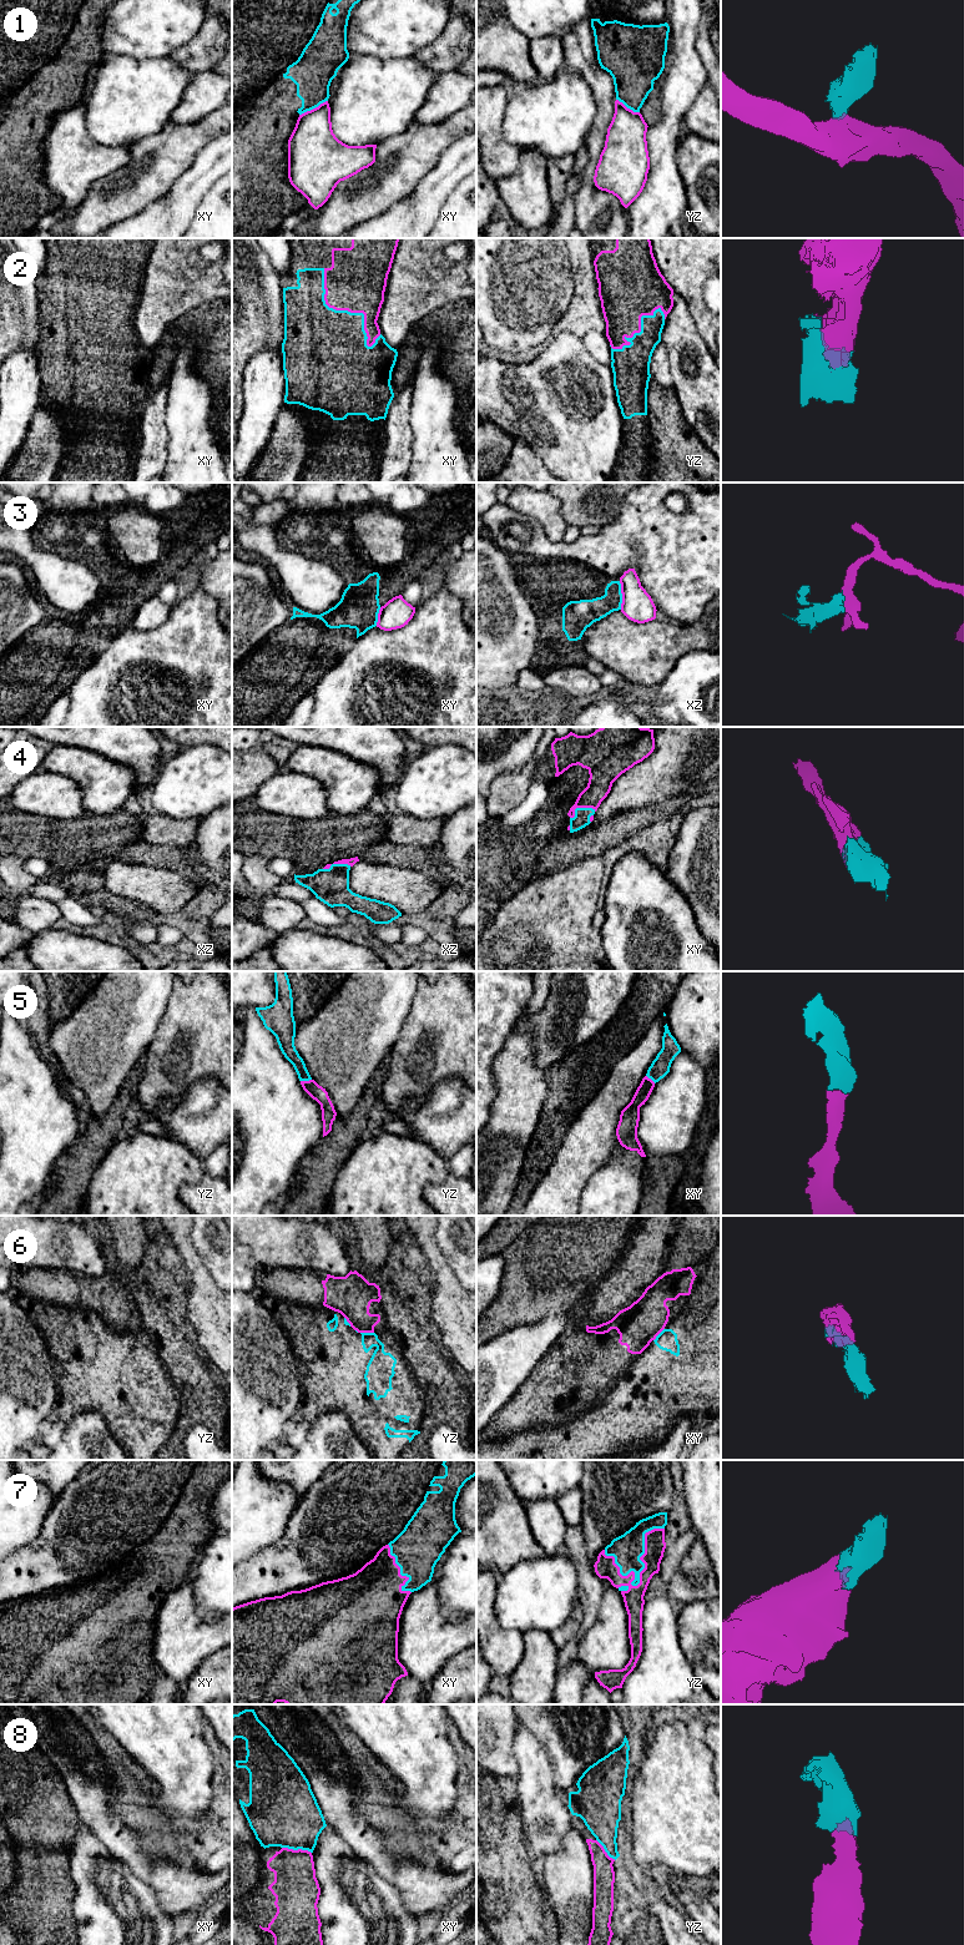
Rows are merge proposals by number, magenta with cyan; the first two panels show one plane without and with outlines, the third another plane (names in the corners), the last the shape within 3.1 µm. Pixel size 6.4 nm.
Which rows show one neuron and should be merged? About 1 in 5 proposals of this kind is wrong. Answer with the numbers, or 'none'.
2, 4, 5, 7, 8

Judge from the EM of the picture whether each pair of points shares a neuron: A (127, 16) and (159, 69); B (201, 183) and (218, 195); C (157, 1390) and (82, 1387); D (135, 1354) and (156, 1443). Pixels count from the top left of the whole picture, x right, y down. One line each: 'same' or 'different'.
A: different
B: different
C: same
D: same

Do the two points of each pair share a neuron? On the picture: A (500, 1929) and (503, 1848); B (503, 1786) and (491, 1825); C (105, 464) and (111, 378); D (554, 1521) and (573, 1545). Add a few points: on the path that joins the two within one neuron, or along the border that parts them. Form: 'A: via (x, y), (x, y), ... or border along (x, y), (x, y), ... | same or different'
A: via (503, 1909), (503, 1868) | same
B: via (495, 1796), (491, 1799), (491, 1815) | same
C: via (105, 443), (110, 399) | same
D: border along (566, 1527), (564, 1542) | different

